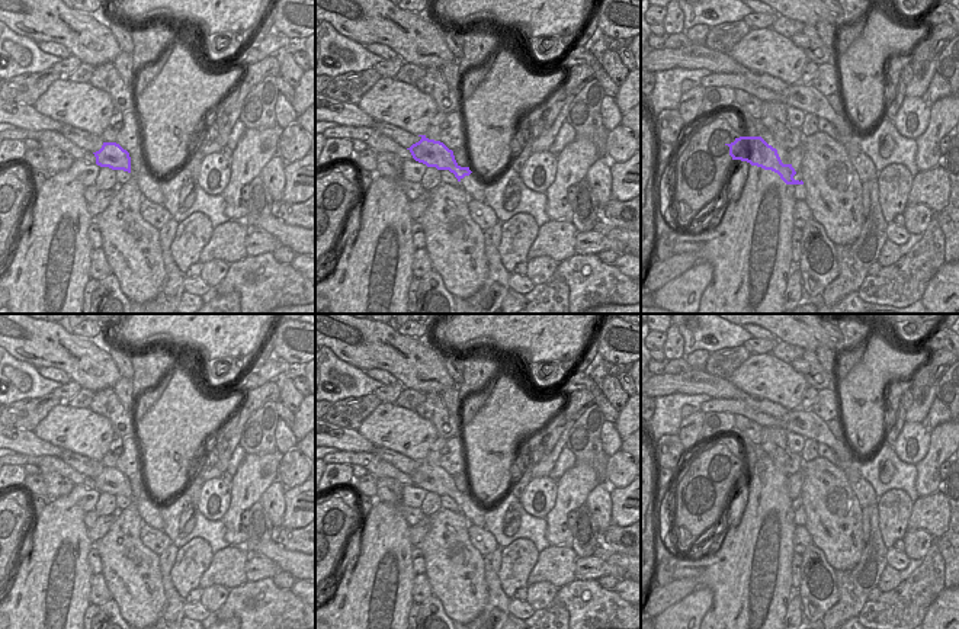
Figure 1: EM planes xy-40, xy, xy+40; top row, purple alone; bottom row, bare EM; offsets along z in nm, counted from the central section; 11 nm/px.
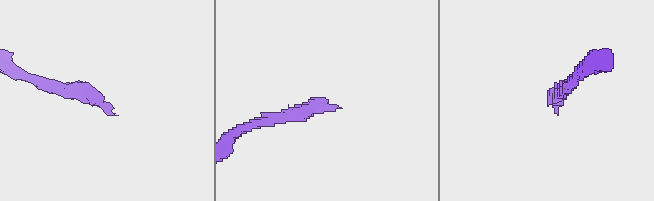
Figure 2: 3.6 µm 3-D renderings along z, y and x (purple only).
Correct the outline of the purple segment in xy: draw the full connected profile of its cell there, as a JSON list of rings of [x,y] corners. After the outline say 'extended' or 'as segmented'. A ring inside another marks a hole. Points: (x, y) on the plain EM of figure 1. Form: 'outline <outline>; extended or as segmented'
outline [[[418,460],[421,465],[407,474],[413,484],[427,492],[436,492],[437,495],[449,495],[455,500],[461,513],[468,519],[469,524],[485,527],[484,508],[481,508],[469,492],[461,492],[443,468],[429,465],[426,460]]]; extended

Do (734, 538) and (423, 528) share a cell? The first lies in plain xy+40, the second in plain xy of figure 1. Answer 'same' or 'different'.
same

